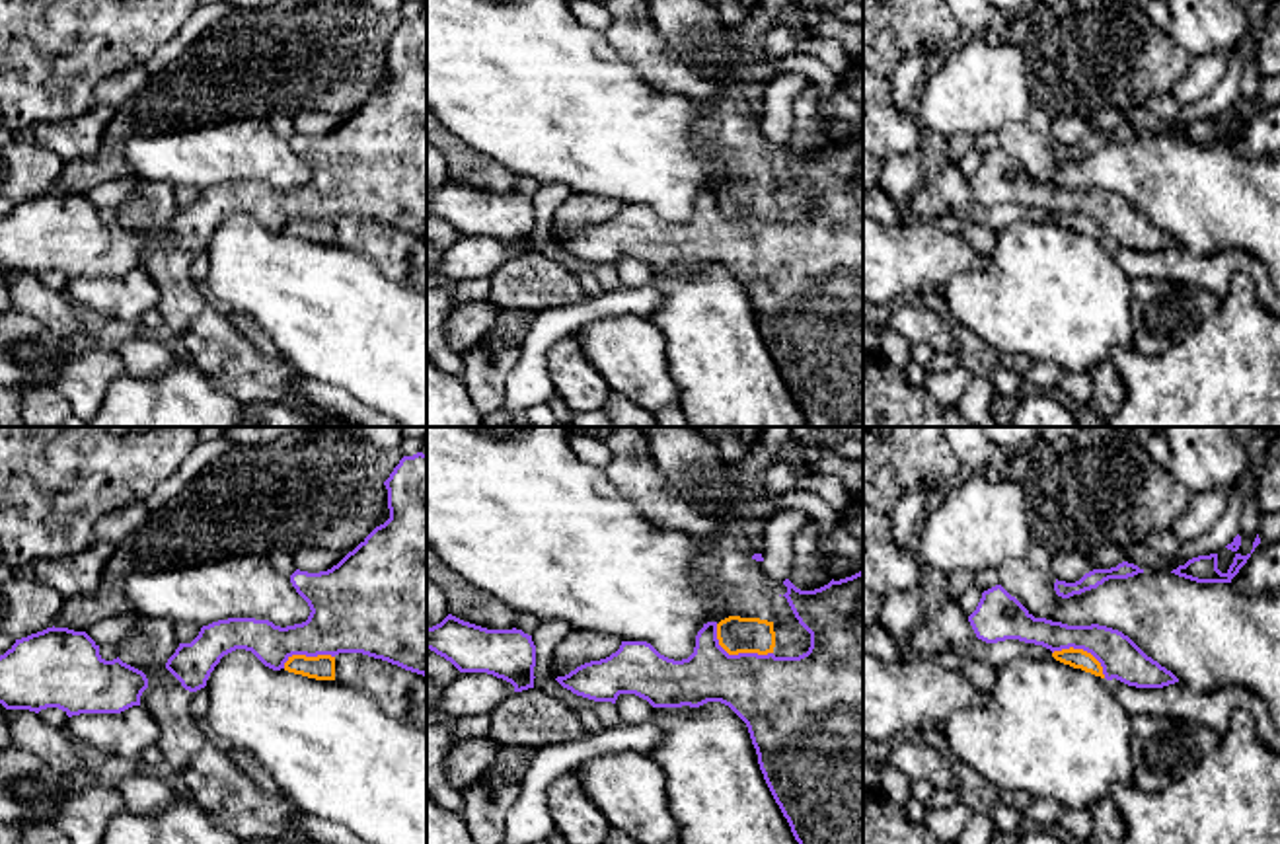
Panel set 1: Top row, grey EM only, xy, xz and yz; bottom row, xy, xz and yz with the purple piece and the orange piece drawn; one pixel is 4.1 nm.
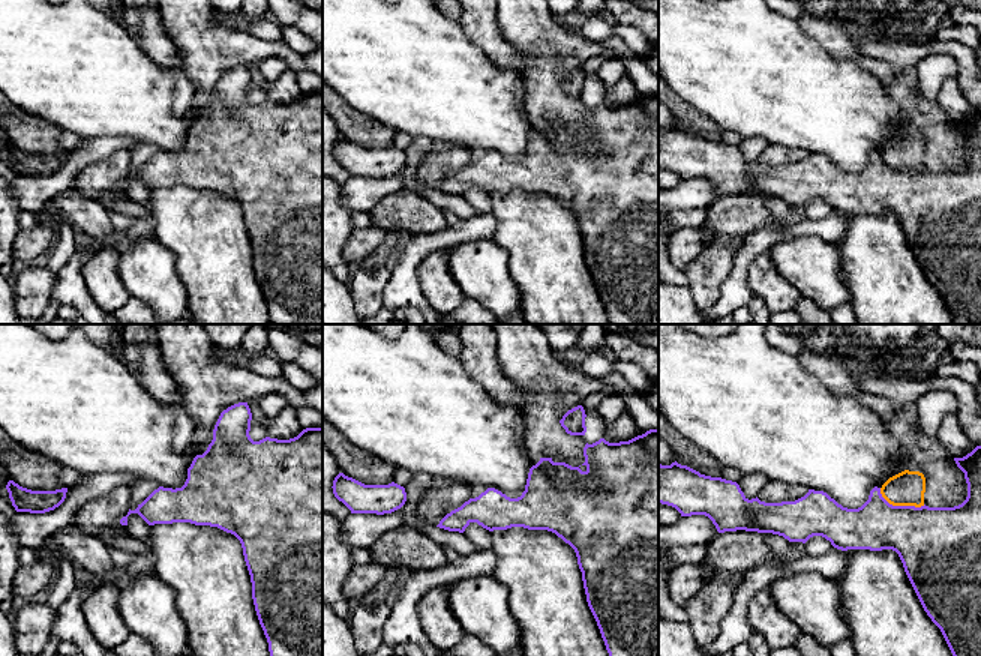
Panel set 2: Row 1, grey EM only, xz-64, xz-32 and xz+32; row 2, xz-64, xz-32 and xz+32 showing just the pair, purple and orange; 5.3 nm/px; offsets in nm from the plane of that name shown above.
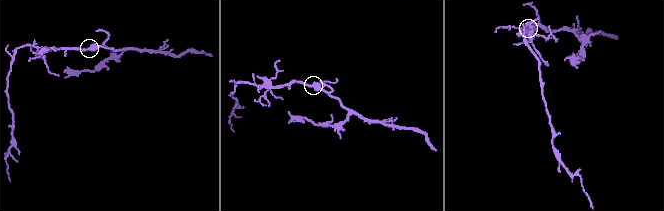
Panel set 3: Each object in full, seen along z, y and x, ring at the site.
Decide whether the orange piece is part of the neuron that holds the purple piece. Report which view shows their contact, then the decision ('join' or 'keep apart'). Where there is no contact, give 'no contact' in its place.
meets purple in xz; keep apart

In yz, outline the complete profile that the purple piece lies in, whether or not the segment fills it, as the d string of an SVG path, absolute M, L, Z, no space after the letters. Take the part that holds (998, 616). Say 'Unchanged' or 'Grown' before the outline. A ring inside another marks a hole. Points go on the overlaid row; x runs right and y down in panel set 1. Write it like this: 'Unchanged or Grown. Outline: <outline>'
Unchanged. Outline: M1001 585L982 593L968 622L976 637L986 643L1019 639L1042 645L1052 653L1070 647L1083 649L1101 663L1107 680L1116 678L1136 688L1163 688L1179 682L1171 671L1148 657L1122 632L1099 624L1068 626L1046 618L1035 618Z

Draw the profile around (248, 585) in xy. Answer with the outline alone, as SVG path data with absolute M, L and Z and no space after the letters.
M249 554L185 567L132 571L125 585L127 598L136 614L191 622L199 628L228 618L269 620L286 628L310 616L308 602L296 593L290 577L281 575L269 556Z

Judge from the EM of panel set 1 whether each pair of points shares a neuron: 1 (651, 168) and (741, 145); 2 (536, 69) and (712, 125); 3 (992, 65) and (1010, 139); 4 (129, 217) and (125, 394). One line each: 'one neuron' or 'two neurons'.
1: two neurons
2: two neurons
3: two neurons
4: two neurons

